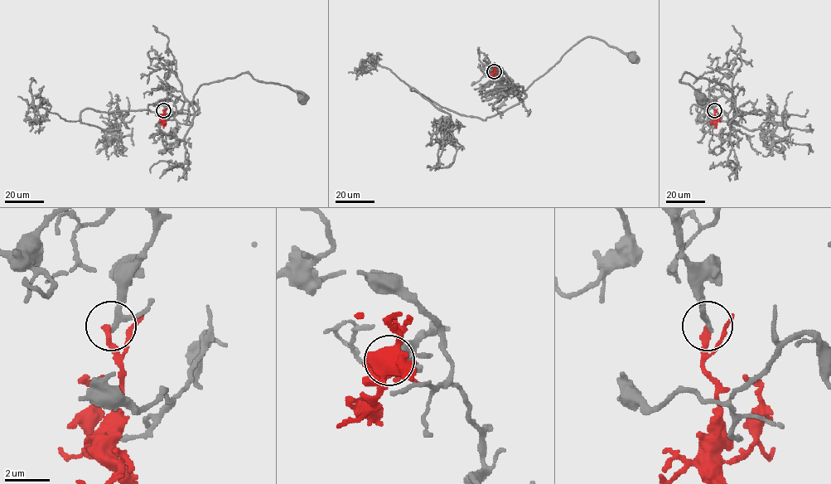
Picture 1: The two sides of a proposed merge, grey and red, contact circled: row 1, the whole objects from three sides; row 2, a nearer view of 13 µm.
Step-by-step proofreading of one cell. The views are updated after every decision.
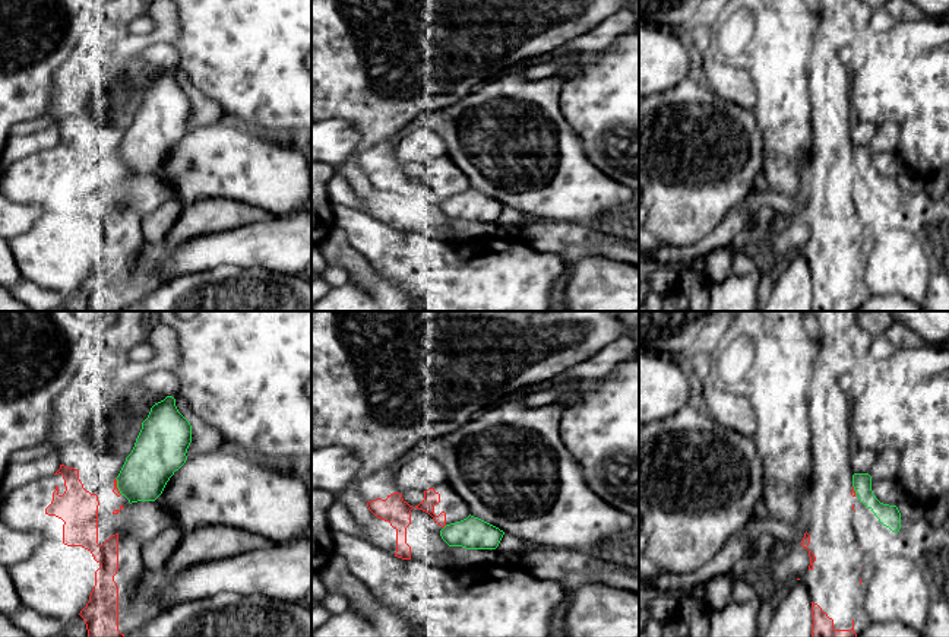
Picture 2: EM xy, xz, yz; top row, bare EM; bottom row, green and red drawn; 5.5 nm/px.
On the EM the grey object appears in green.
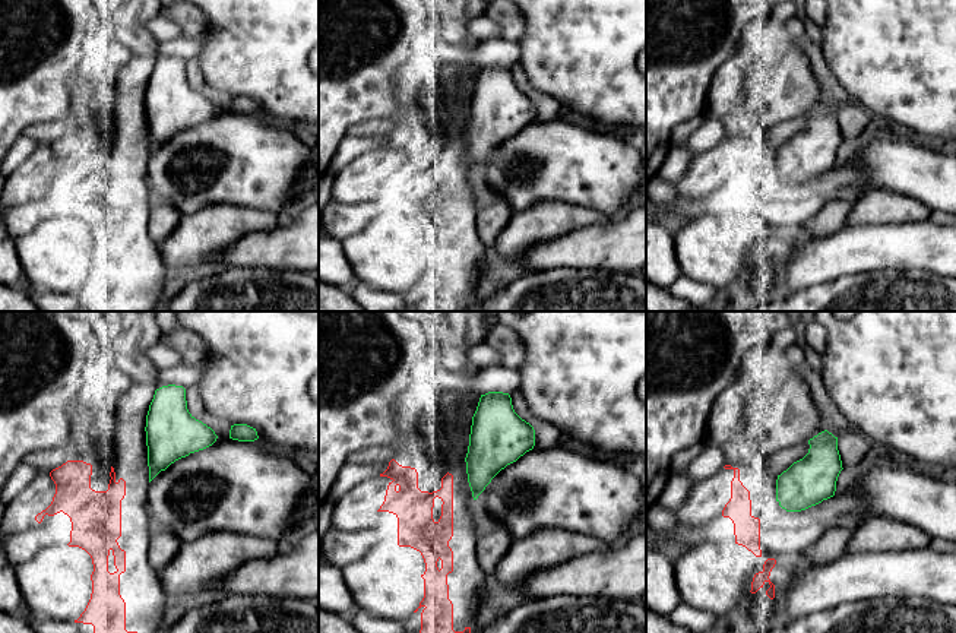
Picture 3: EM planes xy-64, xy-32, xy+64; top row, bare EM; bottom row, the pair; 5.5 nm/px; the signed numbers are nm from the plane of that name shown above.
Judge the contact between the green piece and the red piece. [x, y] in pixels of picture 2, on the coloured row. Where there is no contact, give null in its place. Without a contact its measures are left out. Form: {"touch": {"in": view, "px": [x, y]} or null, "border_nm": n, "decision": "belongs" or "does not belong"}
{"touch": {"in": "xy", "px": [117, 487]}, "border_nm": 100, "decision": "does not belong"}

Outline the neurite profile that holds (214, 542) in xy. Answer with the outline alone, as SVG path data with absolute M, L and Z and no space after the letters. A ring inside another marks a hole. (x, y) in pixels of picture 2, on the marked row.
M200 526L181 539L168 560L164 574L175 576L194 564L218 561L271 545L269 539L232 526Z

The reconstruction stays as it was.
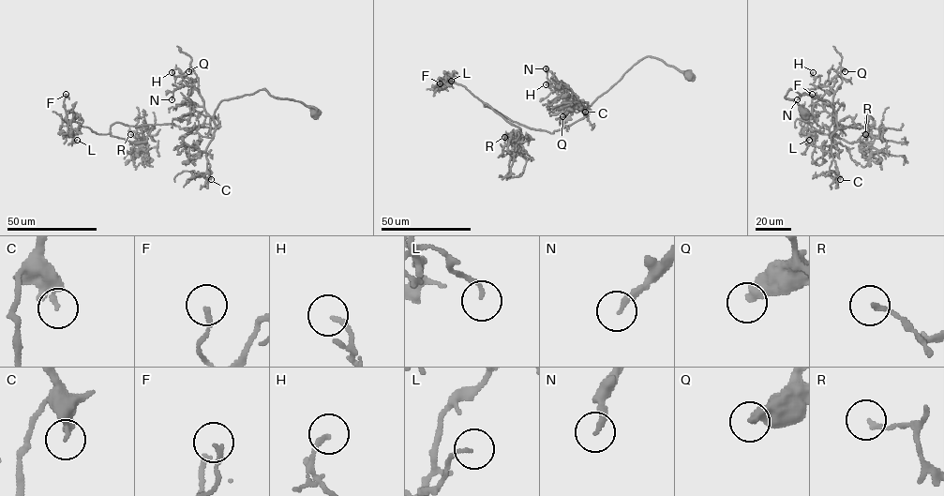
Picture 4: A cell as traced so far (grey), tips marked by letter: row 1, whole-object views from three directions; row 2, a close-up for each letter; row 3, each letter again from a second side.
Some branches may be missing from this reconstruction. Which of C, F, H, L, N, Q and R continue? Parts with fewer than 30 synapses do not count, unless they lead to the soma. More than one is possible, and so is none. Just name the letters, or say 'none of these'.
none of these

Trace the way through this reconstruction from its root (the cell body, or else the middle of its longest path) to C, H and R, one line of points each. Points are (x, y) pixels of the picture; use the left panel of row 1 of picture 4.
C: (316, 113), (301, 102), (271, 97), (263, 89), (223, 99), (213, 116), (216, 129), (206, 150), (211, 179)
H: (316, 113), (301, 102), (259, 89), (223, 99), (211, 116), (199, 92), (172, 72)
R: (316, 113), (259, 89), (223, 99), (213, 116), (216, 127), (111, 127), (112, 136), (146, 142), (130, 134)

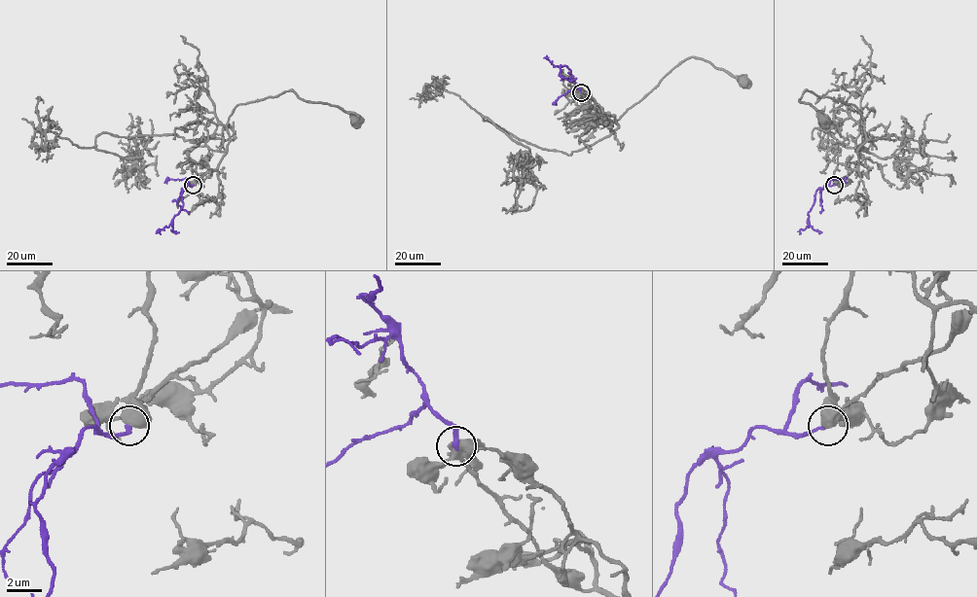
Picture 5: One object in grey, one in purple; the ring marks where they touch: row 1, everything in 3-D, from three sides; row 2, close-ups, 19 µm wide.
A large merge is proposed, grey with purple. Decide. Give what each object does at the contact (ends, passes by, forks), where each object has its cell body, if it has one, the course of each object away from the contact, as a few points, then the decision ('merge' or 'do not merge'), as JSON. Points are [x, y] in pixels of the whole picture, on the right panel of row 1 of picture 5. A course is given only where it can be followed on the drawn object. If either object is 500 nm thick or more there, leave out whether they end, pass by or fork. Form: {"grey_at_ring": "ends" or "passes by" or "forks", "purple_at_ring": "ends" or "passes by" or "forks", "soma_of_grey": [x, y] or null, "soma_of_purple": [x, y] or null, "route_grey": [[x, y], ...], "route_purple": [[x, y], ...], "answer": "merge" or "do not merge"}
{"soma_of_grey": [824, 121], "soma_of_purple": null, "route_grey": [[834, 185], [857, 168], [863, 118], [853, 105], [806, 90], [799, 100], [822, 121]], "route_purple": [[834, 185], [824, 185], [815, 192], [808, 212], [808, 228], [801, 229], [799, 234]], "answer": "merge"}

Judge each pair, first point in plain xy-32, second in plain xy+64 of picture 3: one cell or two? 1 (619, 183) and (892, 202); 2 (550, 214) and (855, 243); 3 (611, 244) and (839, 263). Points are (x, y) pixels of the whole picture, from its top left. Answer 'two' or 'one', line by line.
1: two
2: two
3: one

